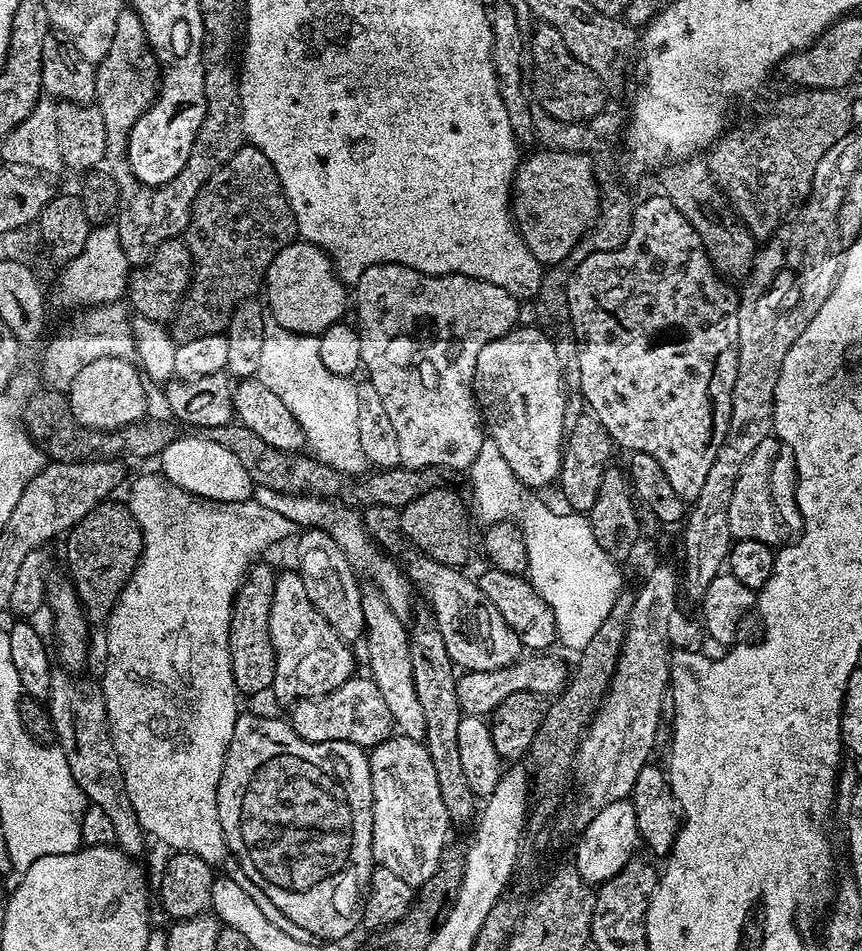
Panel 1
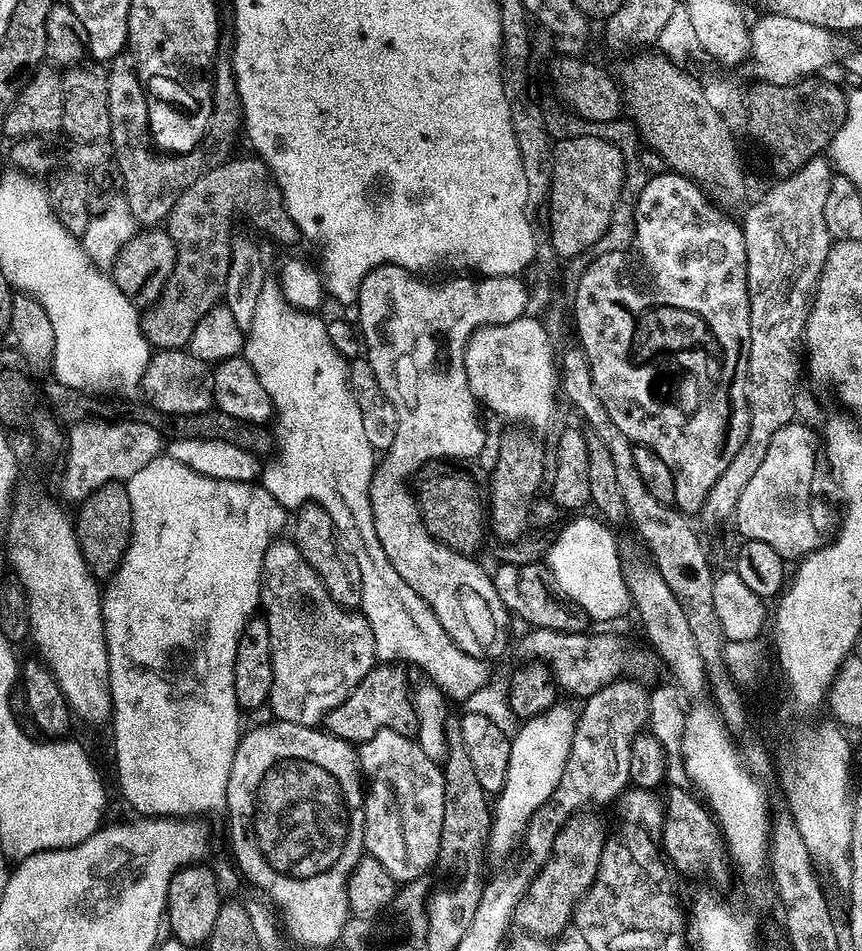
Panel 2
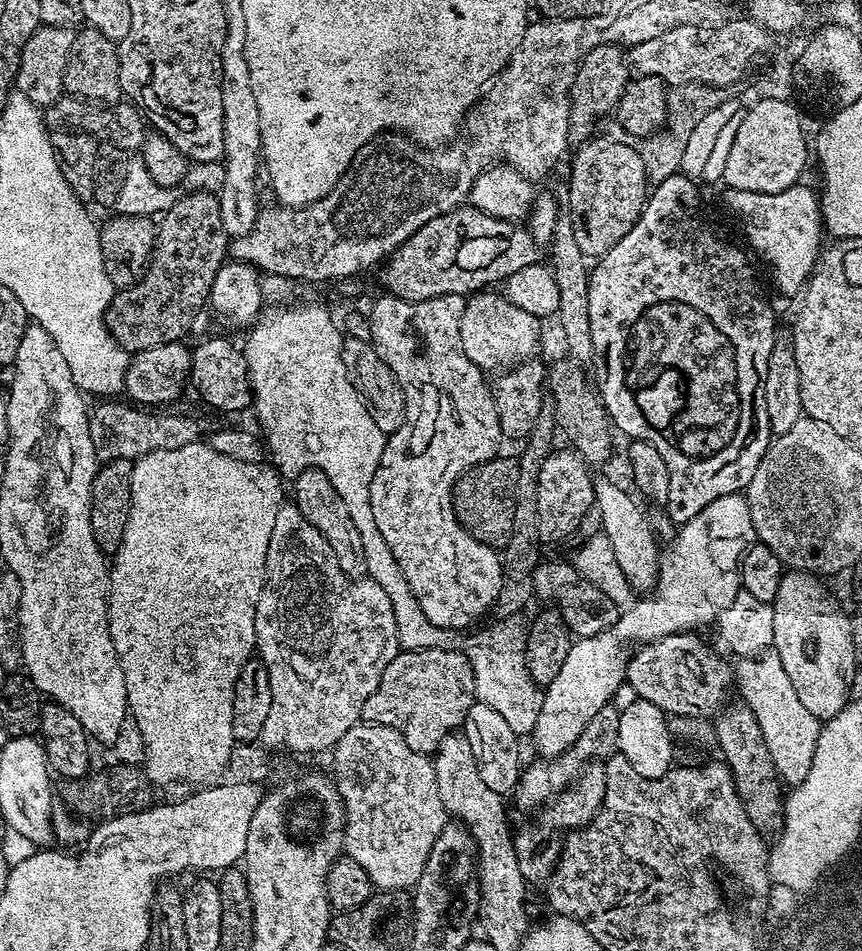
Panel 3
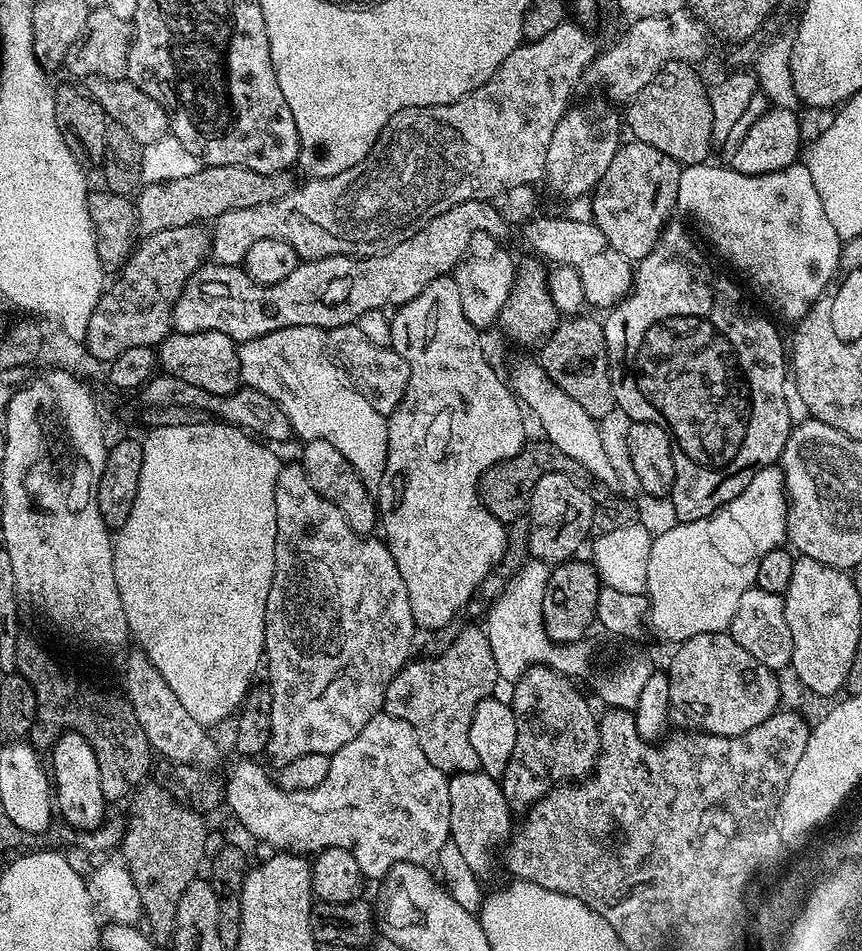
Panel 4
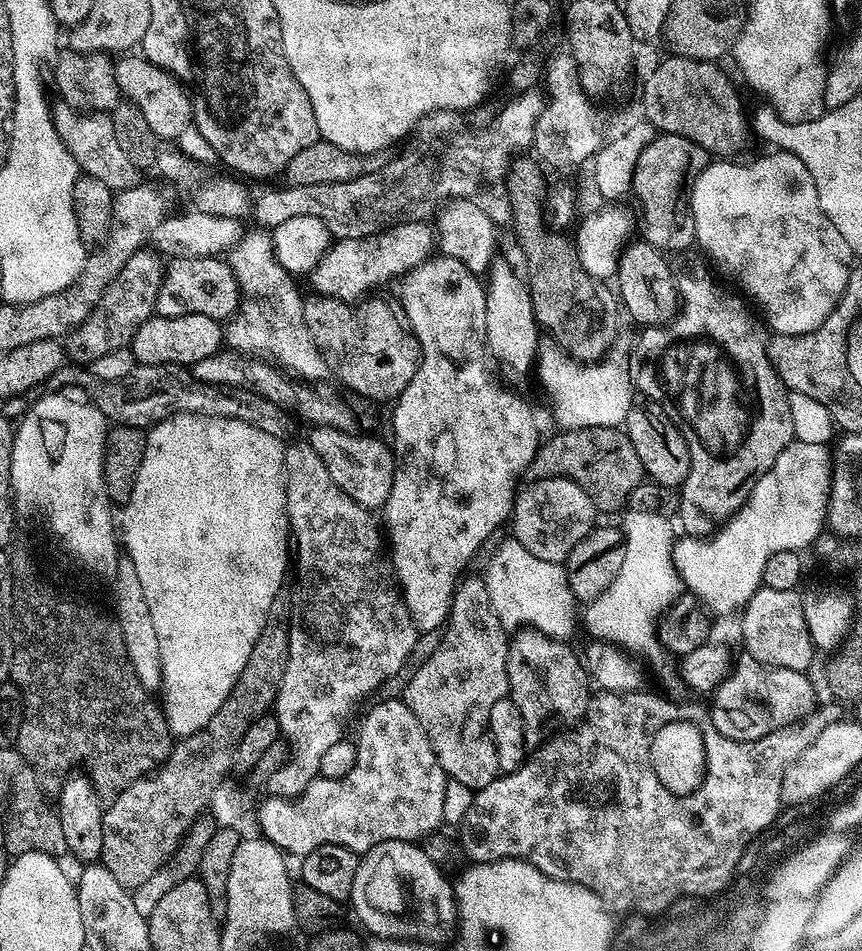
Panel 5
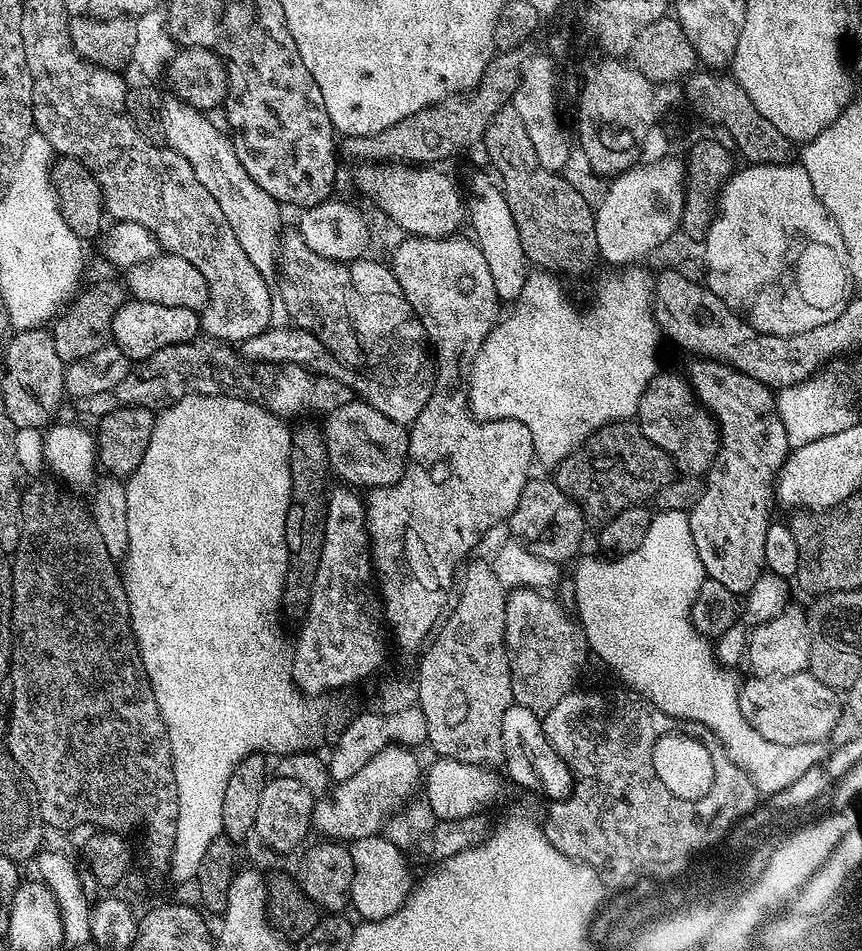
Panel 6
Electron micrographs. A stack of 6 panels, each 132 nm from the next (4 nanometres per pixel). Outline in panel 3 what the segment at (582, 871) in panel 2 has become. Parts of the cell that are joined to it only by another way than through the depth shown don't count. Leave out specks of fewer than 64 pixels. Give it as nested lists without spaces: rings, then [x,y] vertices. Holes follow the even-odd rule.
[[[596,762],[585,768],[583,773],[575,777],[567,788],[559,789],[554,802],[547,805],[546,811],[548,813],[538,817],[536,824],[524,824],[520,829],[515,829],[512,837],[514,852],[518,858],[522,878],[528,886],[543,885],[551,878],[560,857],[562,844],[559,838],[561,834],[565,830],[583,828],[587,825],[596,816],[605,798],[606,774],[604,773],[604,764]],[[550,834],[554,838],[557,837],[557,840],[544,840]]]

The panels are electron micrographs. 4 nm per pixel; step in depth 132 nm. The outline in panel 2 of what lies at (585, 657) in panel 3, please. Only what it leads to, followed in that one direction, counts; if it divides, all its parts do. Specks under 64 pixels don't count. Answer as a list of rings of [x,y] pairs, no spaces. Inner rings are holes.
[[[556,702],[544,712],[527,719],[516,734],[511,737],[510,766],[506,766],[506,782],[504,788],[498,793],[494,800],[494,815],[492,817],[491,843],[512,844],[517,843],[518,830],[523,829],[532,812],[542,806],[554,794],[558,782],[562,782],[562,770],[566,770],[566,758],[570,758],[570,746],[574,738],[576,721],[578,719],[575,711],[571,712],[562,702]]]

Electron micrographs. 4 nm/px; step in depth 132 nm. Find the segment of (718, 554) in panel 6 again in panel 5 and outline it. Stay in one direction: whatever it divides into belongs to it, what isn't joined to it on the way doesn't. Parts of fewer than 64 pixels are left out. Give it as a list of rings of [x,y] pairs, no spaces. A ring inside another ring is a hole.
[[[684,276],[679,281],[675,281],[675,290],[678,293],[678,311],[672,319],[662,323],[645,327],[641,336],[636,336],[634,343],[640,348],[640,384],[635,391],[639,393],[645,401],[651,402],[661,409],[667,416],[670,423],[680,432],[688,448],[688,467],[684,482],[678,488],[680,493],[680,524],[683,530],[690,536],[706,536],[713,531],[714,526],[728,519],[748,497],[760,475],[768,471],[768,467],[778,458],[778,454],[787,444],[794,439],[794,422],[790,422],[790,406],[788,405],[789,389],[778,378],[770,358],[768,357],[768,340],[764,336],[765,329],[756,325],[756,320],[752,317],[753,309],[739,295],[731,296],[724,288],[719,288],[712,280],[707,280],[704,276]]]

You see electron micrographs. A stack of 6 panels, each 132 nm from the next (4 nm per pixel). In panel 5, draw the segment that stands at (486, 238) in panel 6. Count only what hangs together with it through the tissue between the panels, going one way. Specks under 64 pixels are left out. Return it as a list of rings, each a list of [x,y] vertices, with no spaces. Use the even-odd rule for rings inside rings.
[[[503,258],[492,261],[486,273],[486,326],[484,342],[486,351],[493,361],[505,364],[512,372],[524,376],[533,371],[538,359],[536,344],[538,325],[529,289],[516,277],[512,264]]]

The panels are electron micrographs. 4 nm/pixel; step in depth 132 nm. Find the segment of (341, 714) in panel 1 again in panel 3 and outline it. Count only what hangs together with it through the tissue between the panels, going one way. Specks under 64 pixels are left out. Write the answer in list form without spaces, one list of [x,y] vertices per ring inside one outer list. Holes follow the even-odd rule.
[[[455,648],[402,650],[394,662],[382,670],[382,682],[378,682],[378,690],[366,698],[362,717],[369,724],[398,730],[410,750],[432,754],[444,738],[463,725],[475,695],[472,663],[464,657],[463,651]]]

